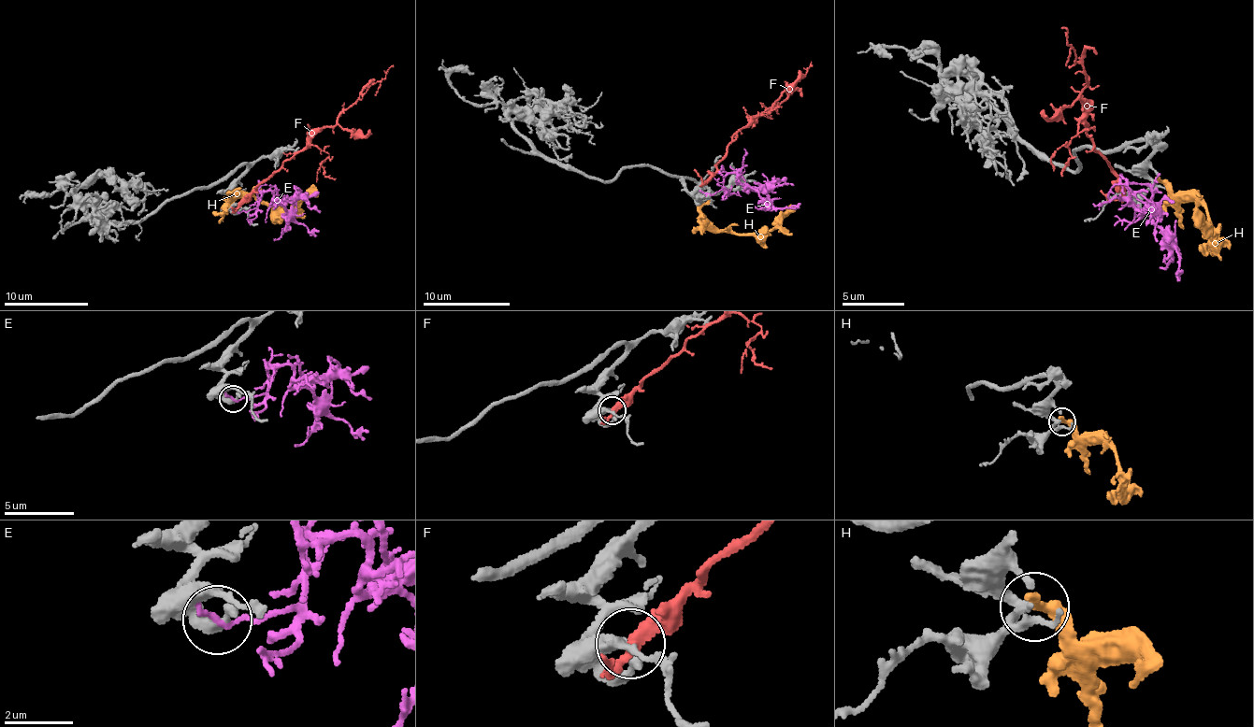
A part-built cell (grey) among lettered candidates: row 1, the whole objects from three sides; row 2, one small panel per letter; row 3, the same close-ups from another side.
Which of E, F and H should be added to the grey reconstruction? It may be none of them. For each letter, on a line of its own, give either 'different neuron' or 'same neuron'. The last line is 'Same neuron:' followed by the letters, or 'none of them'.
E: different neuron
F: different neuron
H: same neuron
Same neuron: H

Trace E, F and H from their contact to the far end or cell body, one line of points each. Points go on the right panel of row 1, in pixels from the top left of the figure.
E: (1137, 206), (1140, 209), (1148, 204), (1151, 189), (1127, 184), (1177, 251), (1181, 282)
F: (1122, 194), (1120, 178), (1088, 136), (1090, 108), (1082, 98), (1088, 77), (1067, 42), (1068, 31), (1059, 27)
H: (1158, 182), (1201, 203), (1214, 231), (1209, 238), (1193, 209)

